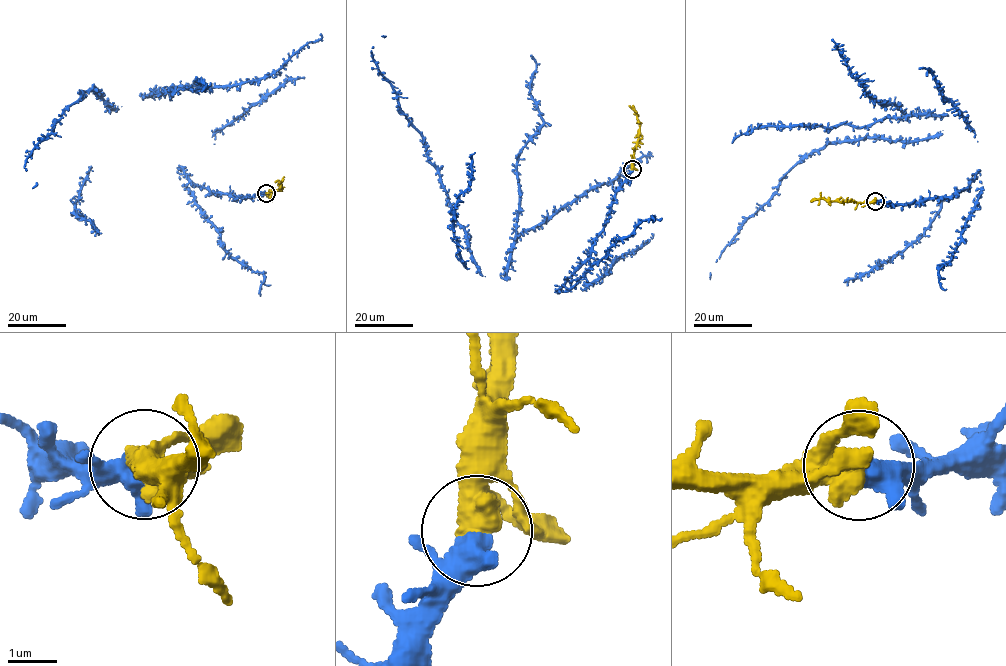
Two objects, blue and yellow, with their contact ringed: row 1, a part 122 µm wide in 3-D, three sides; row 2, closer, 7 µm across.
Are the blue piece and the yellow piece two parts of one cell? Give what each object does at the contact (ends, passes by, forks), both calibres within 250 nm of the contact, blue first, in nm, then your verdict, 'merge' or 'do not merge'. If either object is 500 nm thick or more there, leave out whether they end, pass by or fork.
blue passes by; yellow passes by; 400 nm thick on the blue side, 440 nm on the other; merge

